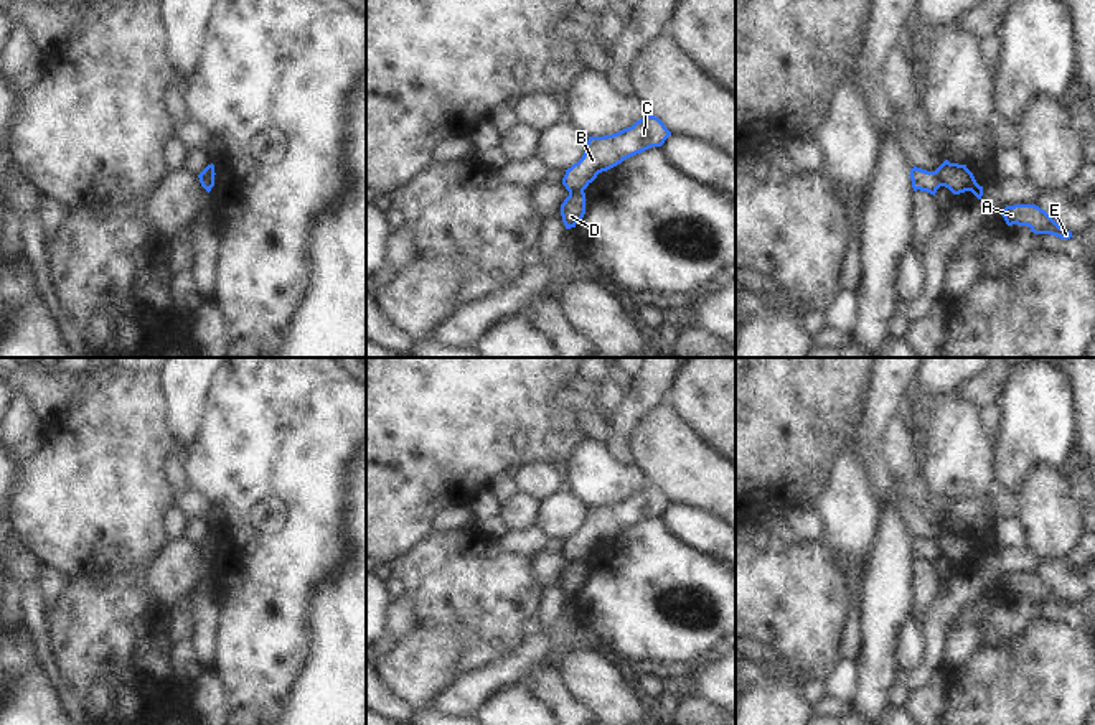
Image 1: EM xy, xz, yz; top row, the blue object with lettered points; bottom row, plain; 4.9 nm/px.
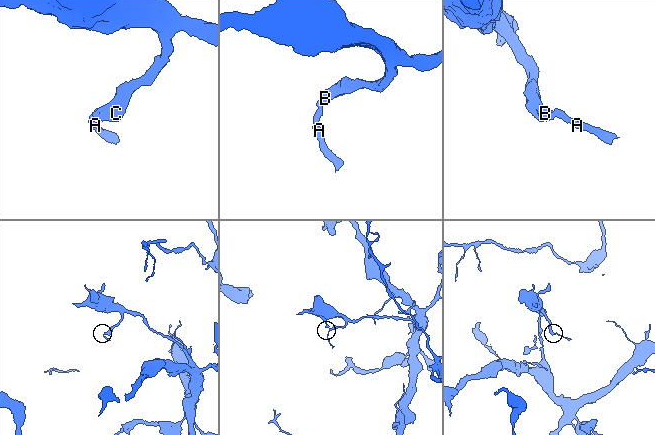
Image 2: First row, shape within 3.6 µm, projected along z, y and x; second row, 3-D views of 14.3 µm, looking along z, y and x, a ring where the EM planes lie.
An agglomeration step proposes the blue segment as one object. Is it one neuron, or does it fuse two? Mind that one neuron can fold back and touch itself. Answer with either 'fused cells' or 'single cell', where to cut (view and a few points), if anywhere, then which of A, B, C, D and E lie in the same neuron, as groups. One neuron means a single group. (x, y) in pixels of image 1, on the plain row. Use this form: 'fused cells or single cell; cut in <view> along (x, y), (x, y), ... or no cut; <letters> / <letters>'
fused cells; cut in yz along (935, 539), (942, 554); A D E / B C

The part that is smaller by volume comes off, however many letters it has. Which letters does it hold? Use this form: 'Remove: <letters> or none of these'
Remove: A, D, E.

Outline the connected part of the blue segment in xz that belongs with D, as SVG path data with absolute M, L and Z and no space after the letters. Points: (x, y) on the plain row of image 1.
M572 560L561 573L561 585L566 598L576 596L576 593L585 583L585 562Z

